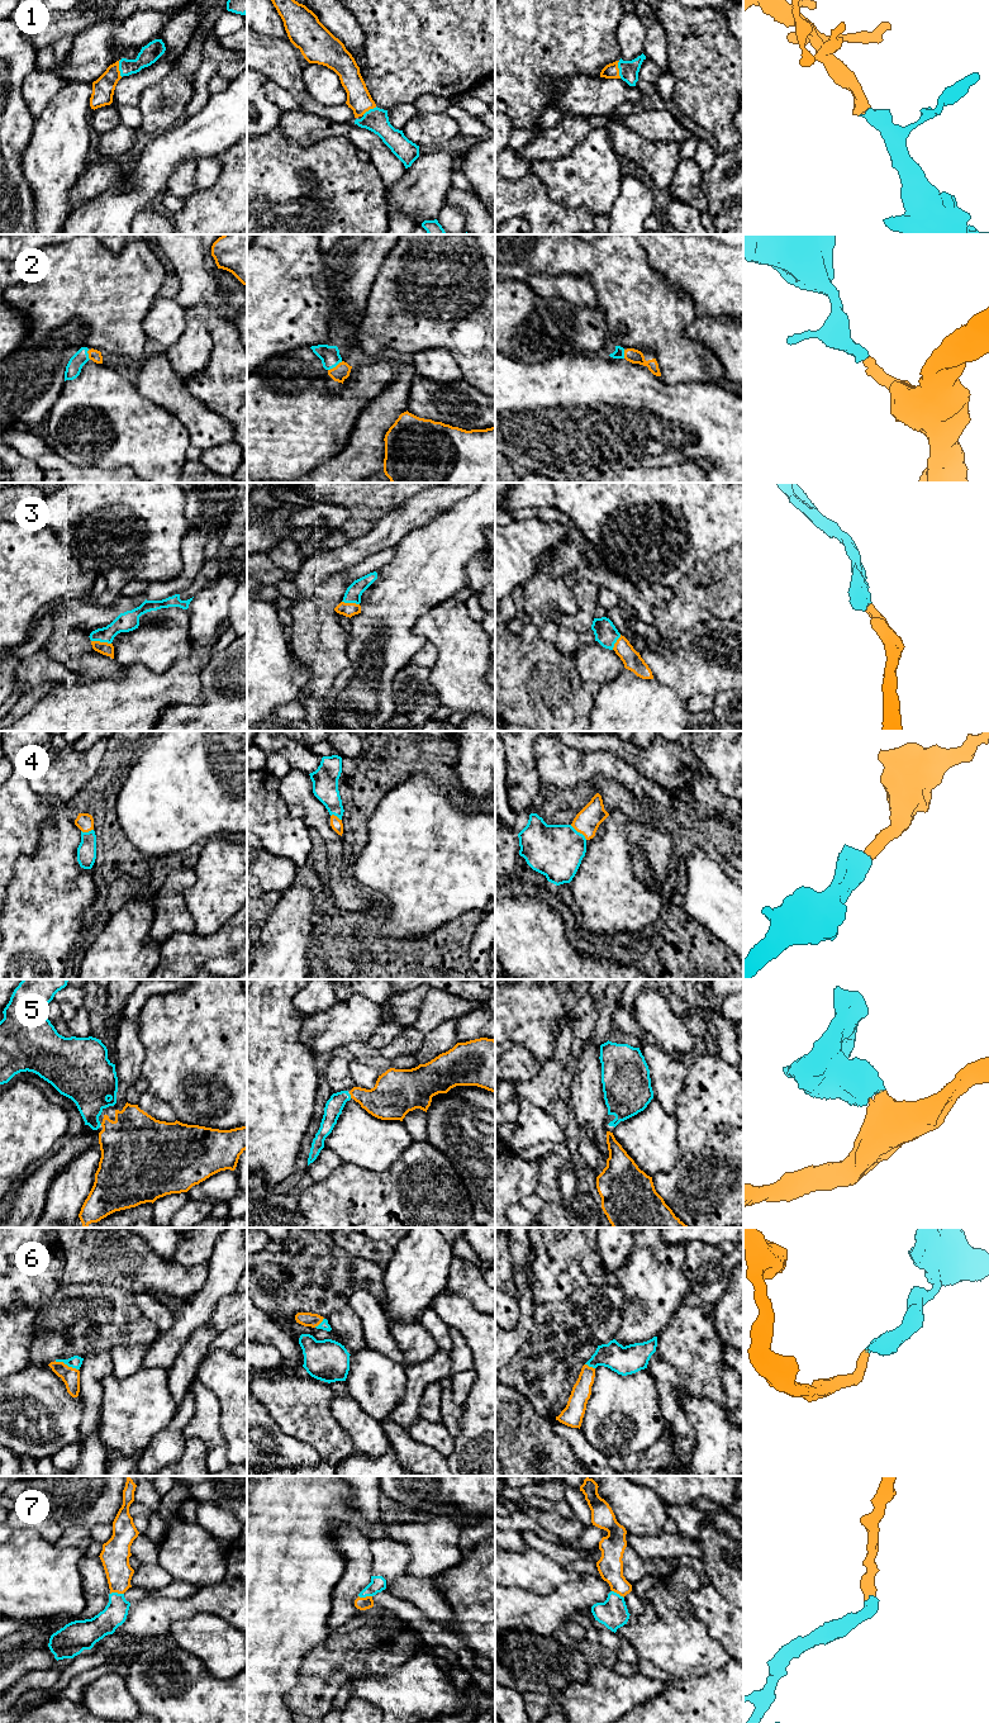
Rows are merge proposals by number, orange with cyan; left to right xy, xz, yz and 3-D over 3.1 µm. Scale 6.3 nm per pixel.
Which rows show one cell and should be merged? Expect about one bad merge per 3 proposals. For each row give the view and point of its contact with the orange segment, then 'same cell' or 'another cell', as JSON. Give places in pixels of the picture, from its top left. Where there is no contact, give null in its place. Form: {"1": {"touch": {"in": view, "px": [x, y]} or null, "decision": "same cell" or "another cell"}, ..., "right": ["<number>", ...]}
{"1": {"touch": {"in": "xy", "px": [118, 69]}, "decision": "same cell"}, "2": {"touch": {"in": "xz", "px": [336, 366]}, "decision": "same cell"}, "3": {"touch": {"in": "xy", "px": [101, 642]}, "decision": "same cell"}, "4": {"touch": {"in": "yz", "px": [579, 831]}, "decision": "same cell"}, "5": {"touch": {"in": "xz", "px": [351, 1096]}, "decision": "same cell"}, "6": {"touch": {"in": "xy", "px": [66, 1365]}, "decision": "same cell"}, "7": {"touch": {"in": "xy", "px": [117, 1591]}, "decision": "same cell"}, "right": ["1", "2", "3", "4", "5", "6", "7"]}

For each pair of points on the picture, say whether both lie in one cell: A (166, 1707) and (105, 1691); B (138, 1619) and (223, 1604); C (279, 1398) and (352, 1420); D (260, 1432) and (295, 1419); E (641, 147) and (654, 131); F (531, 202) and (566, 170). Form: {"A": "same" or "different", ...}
{"A": "different", "B": "same", "C": "different", "D": "different", "E": "different", "F": "different"}

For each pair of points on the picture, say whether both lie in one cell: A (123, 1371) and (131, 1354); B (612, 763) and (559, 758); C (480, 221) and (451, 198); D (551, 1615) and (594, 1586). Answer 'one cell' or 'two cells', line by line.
A: one cell
B: one cell
C: one cell
D: one cell

